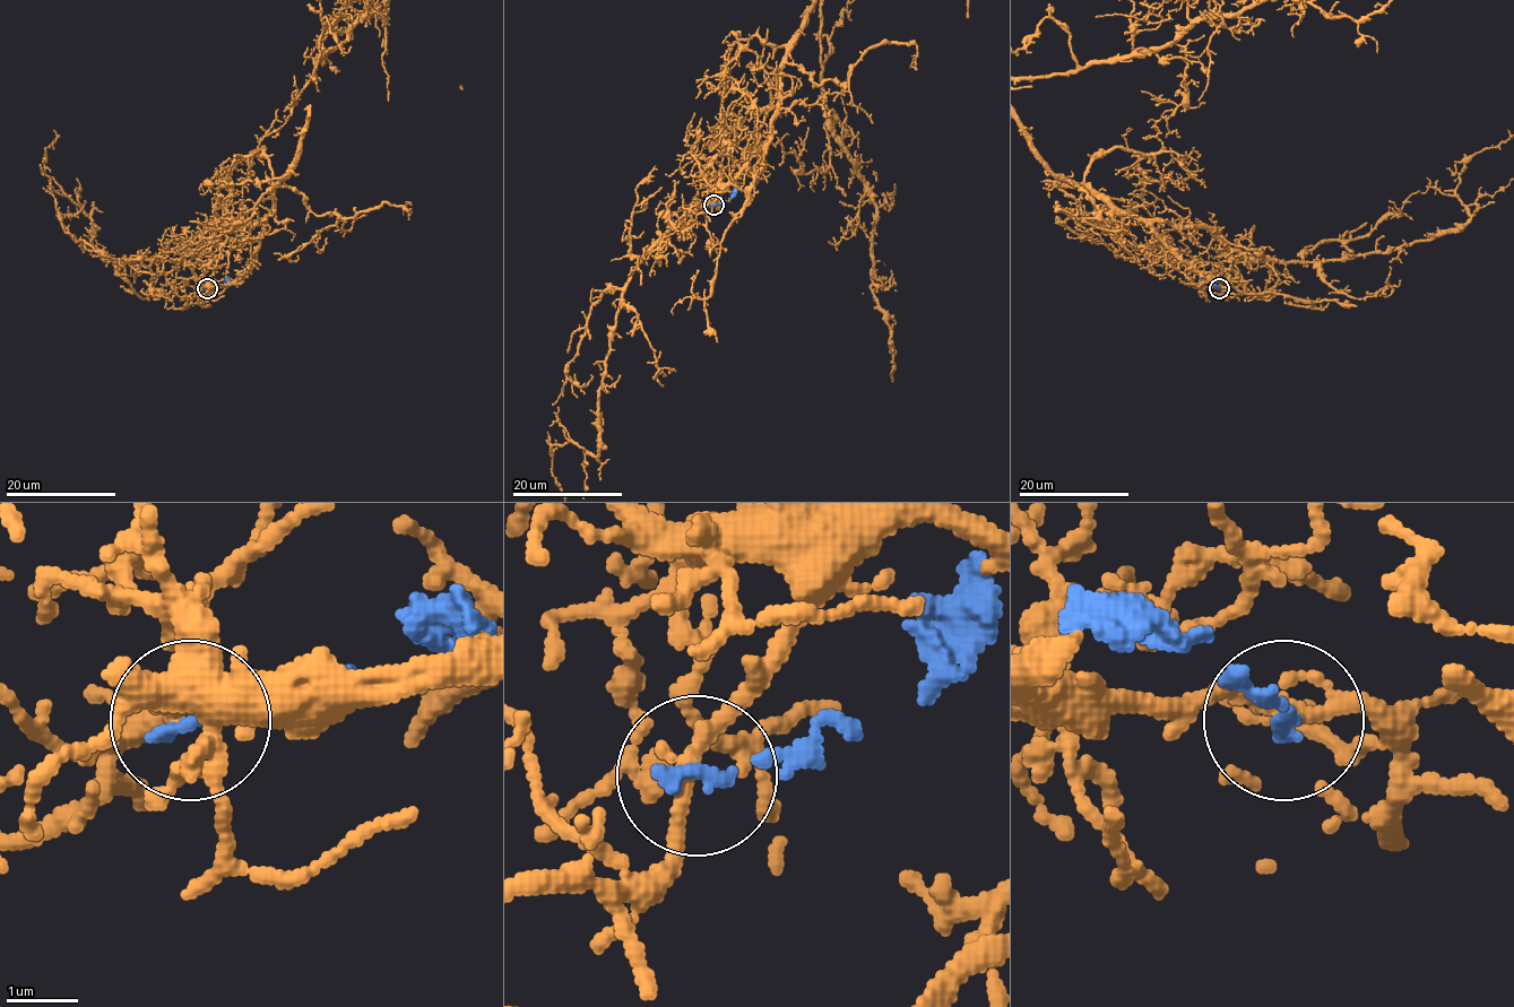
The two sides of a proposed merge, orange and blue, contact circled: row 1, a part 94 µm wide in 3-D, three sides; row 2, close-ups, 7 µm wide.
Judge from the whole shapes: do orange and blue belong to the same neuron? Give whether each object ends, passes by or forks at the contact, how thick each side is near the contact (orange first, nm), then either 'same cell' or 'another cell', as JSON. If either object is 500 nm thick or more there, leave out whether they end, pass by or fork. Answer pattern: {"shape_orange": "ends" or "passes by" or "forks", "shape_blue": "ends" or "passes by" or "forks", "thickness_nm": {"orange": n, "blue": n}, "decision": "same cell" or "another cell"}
{"shape_orange": "passes by", "shape_blue": "ends", "thickness_nm": {"orange": 280, "blue": 200}, "decision": "another cell"}

